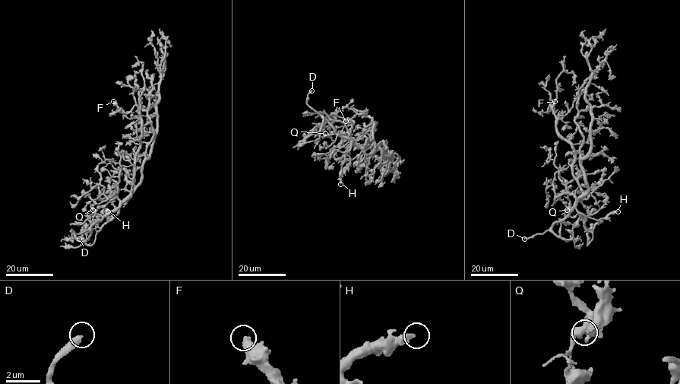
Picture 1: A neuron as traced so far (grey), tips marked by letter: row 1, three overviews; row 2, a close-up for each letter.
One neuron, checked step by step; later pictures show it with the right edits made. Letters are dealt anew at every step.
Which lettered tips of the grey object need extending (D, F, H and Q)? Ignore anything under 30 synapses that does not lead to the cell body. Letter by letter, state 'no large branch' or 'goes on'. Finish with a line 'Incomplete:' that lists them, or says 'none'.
D: goes on
F: no large branch
H: no large branch
Q: no large branch
Incomplete: D

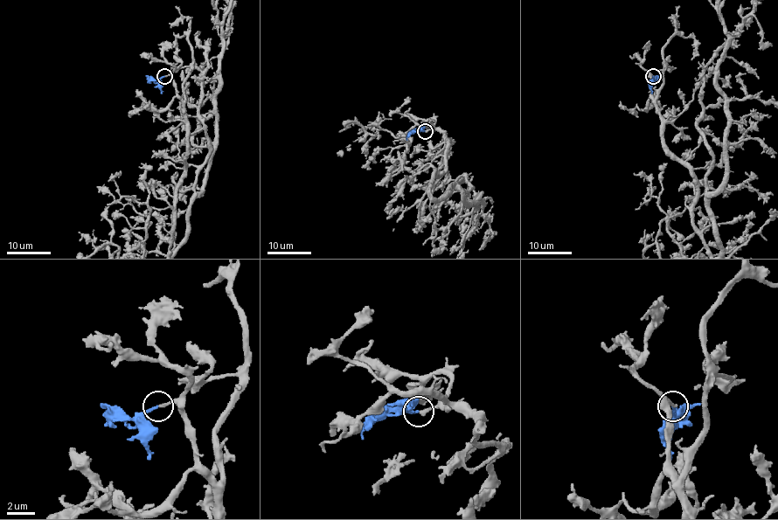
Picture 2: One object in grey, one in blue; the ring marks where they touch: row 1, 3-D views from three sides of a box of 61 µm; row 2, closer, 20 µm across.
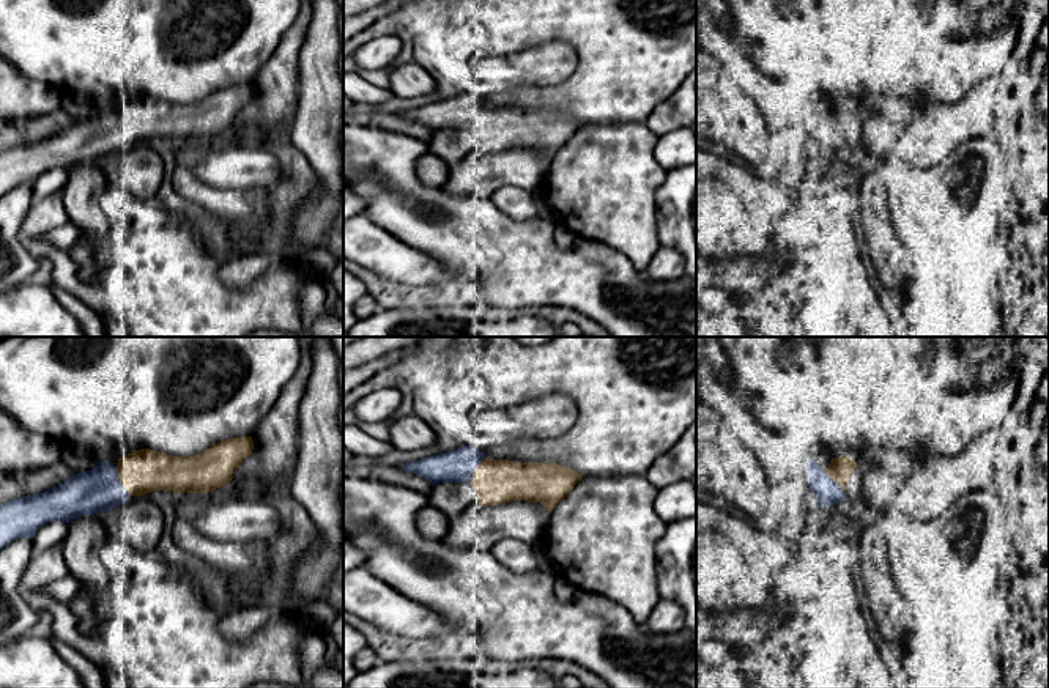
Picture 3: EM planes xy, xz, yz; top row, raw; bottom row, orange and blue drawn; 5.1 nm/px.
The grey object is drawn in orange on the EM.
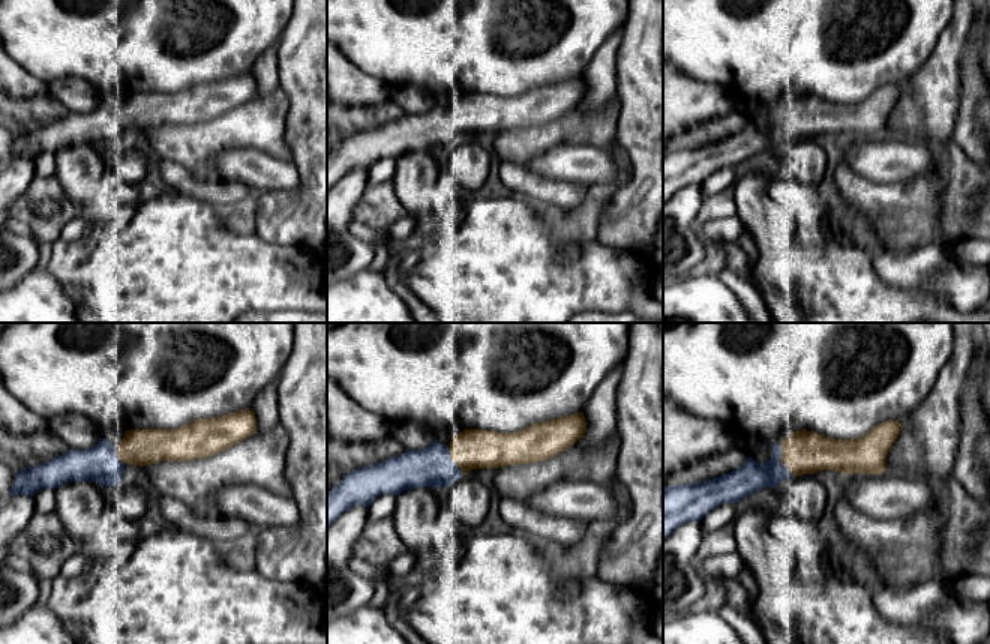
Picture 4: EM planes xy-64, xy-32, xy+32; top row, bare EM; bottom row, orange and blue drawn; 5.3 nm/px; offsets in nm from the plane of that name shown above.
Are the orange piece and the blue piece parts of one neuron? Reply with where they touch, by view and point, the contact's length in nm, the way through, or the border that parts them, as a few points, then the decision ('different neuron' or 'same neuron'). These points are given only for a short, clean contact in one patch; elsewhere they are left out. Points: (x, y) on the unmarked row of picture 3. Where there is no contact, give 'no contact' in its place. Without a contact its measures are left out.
contact xy (120, 128); length 170 nm; same neuron

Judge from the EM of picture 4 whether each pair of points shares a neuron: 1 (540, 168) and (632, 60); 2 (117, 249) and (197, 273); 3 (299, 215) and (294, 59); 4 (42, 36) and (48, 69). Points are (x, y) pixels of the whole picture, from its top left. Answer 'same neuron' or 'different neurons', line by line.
1: different neurons
2: same neuron
3: same neuron
4: same neuron

